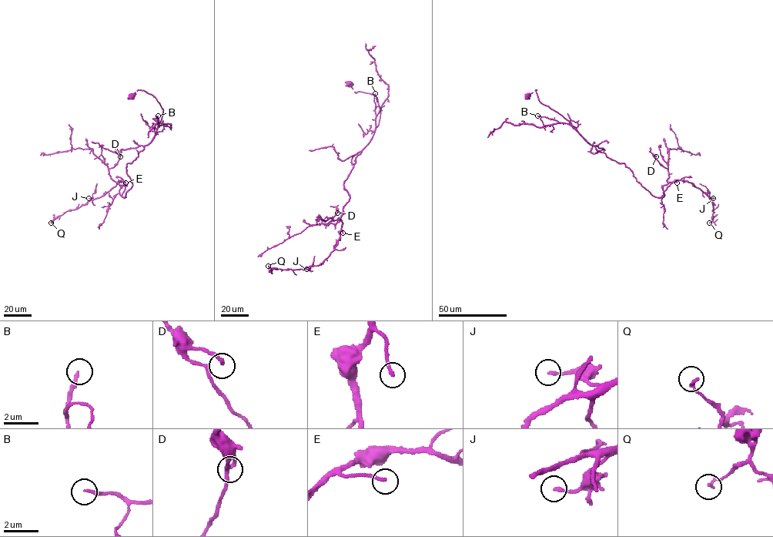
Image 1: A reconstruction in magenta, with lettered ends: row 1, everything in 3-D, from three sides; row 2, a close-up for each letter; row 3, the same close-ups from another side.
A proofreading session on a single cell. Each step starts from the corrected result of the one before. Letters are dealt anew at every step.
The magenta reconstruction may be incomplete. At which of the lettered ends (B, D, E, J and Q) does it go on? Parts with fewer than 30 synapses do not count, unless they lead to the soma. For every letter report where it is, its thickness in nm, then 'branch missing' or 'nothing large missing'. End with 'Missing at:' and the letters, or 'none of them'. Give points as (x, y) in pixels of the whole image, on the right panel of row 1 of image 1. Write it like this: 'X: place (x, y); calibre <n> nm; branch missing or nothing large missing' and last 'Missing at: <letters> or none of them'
B: place (537, 115); calibre 160 nm; nothing large missing
D: place (656, 156); calibre 200 nm; nothing large missing
E: place (677, 182); calibre 170 nm; branch missing
J: place (713, 198); calibre 180 nm; nothing large missing
Q: place (709, 223); calibre 180 nm; nothing large missing
Missing at: E

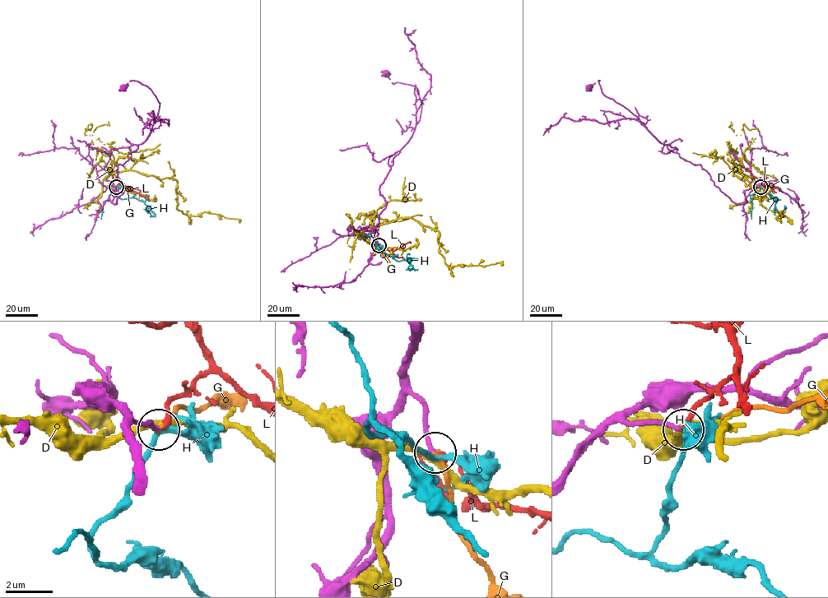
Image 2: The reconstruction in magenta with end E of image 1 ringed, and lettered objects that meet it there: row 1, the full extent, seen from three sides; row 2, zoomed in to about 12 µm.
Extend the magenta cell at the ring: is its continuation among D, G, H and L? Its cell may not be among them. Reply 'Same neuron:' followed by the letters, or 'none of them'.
Same neuron: G

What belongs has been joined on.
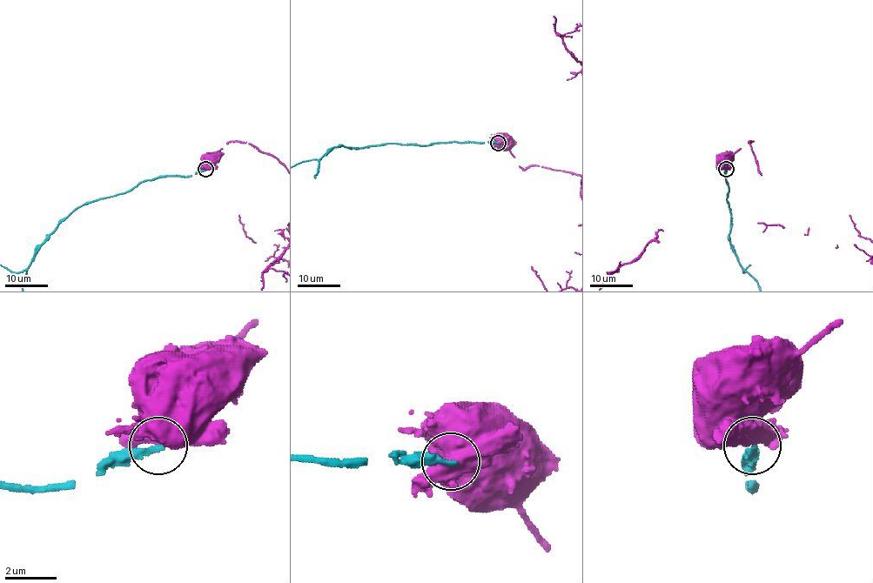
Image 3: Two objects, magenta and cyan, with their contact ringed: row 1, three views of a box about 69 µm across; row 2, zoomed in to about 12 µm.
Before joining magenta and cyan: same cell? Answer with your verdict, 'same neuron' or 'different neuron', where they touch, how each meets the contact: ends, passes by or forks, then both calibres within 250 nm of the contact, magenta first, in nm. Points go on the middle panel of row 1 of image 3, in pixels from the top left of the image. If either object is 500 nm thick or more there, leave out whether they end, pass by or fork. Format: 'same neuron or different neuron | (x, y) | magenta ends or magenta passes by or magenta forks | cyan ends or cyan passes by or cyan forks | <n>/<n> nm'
different neuron | (498, 143) | 650/260 nm

